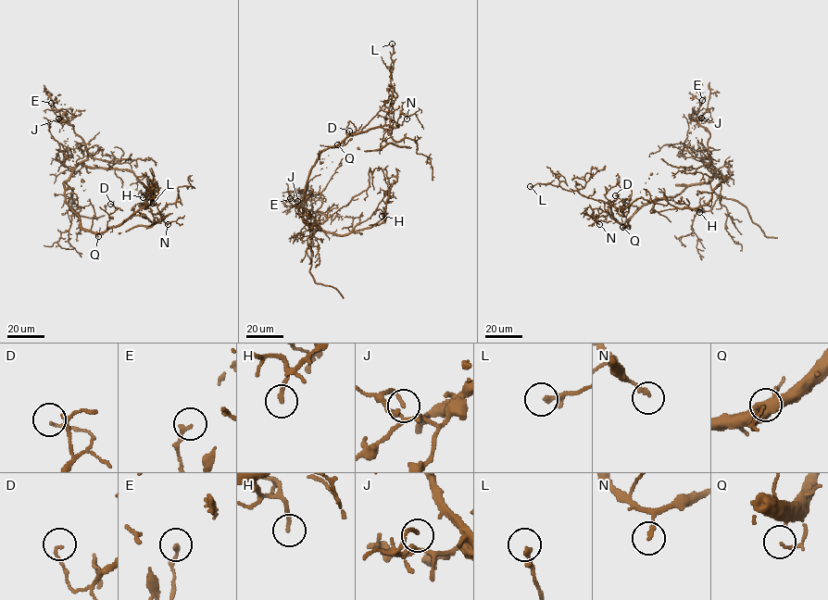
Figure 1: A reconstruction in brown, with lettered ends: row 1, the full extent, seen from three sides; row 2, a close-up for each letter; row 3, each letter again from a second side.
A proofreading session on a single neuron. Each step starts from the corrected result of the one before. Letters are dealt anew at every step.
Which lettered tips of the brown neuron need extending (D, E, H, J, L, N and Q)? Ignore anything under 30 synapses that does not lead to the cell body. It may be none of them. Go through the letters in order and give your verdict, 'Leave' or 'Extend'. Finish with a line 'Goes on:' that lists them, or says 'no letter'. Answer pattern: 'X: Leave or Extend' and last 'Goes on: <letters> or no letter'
D: Leave
E: Leave
H: Leave
J: Leave
L: Leave
N: Leave
Q: Leave
Goes on: no letter

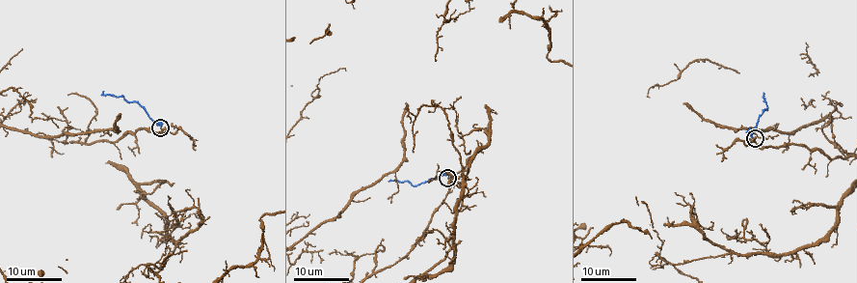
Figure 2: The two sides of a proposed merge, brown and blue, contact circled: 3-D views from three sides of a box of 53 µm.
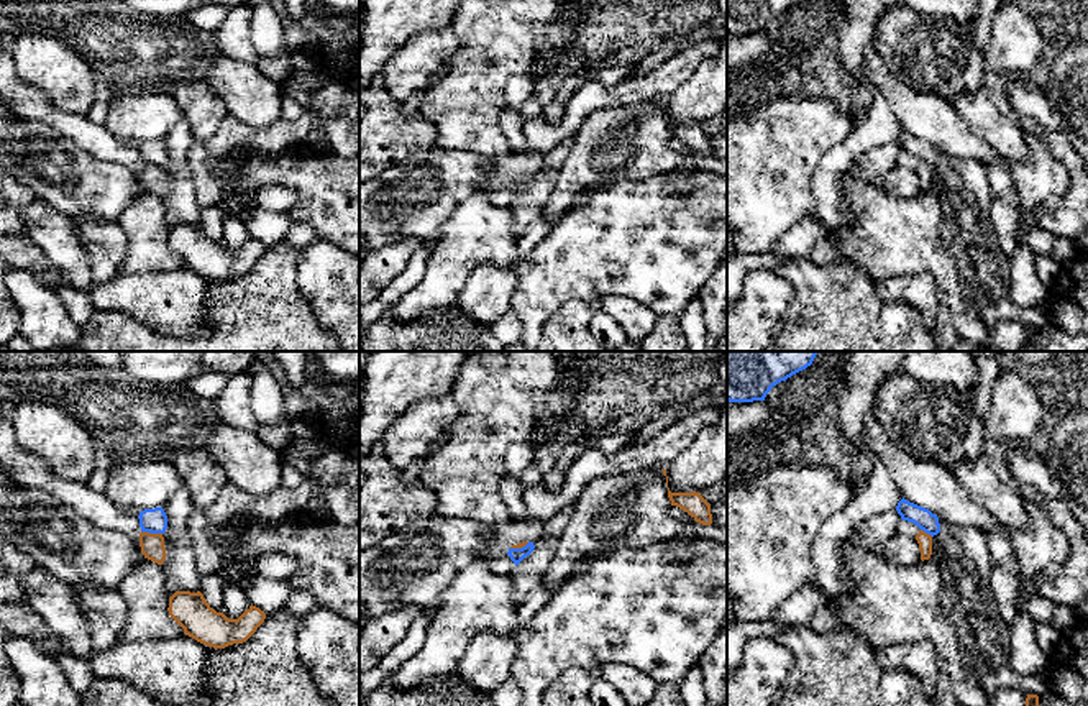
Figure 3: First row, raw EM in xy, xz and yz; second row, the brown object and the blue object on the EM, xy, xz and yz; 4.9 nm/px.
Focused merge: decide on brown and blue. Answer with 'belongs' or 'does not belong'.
does not belong

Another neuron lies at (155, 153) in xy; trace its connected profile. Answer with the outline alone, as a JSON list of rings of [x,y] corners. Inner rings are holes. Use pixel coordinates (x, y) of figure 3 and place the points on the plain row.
[[[162,140],[144,141],[138,151],[141,164],[164,166],[167,161],[167,148]]]

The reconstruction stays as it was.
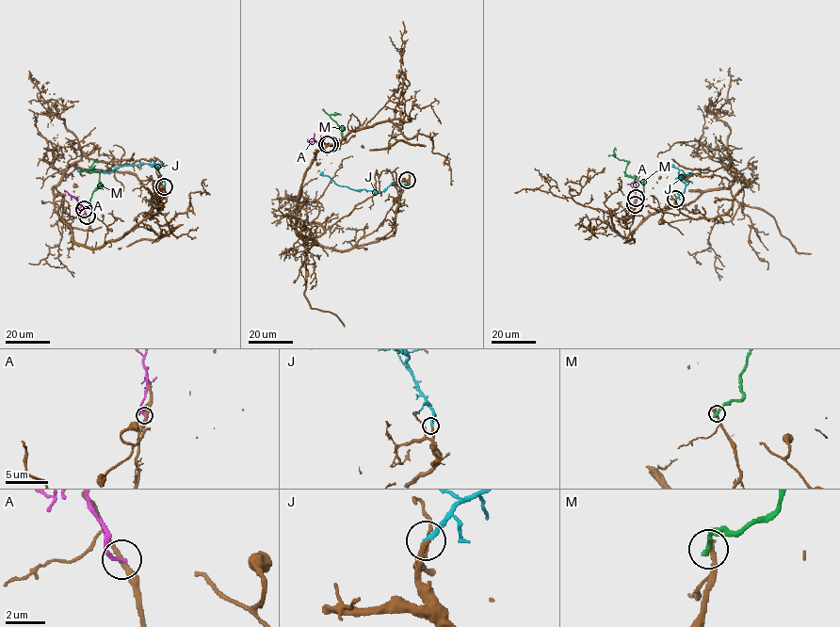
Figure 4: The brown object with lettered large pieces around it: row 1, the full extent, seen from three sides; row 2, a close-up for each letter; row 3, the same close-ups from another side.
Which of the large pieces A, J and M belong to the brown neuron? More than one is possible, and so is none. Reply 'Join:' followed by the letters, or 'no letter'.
Join: J

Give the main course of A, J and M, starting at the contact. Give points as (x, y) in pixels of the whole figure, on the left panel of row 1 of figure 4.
A: (87, 215), (83, 207), (64, 190)
J: (164, 186), (154, 164), (117, 167), (109, 173), (76, 169)
M: (84, 209), (90, 205), (91, 194), (99, 186), (99, 173), (87, 171), (94, 162), (98, 162)

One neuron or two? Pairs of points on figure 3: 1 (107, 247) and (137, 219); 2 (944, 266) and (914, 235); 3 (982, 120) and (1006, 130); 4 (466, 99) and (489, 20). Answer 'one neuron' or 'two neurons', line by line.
1: two neurons
2: one neuron
3: one neuron
4: one neuron

